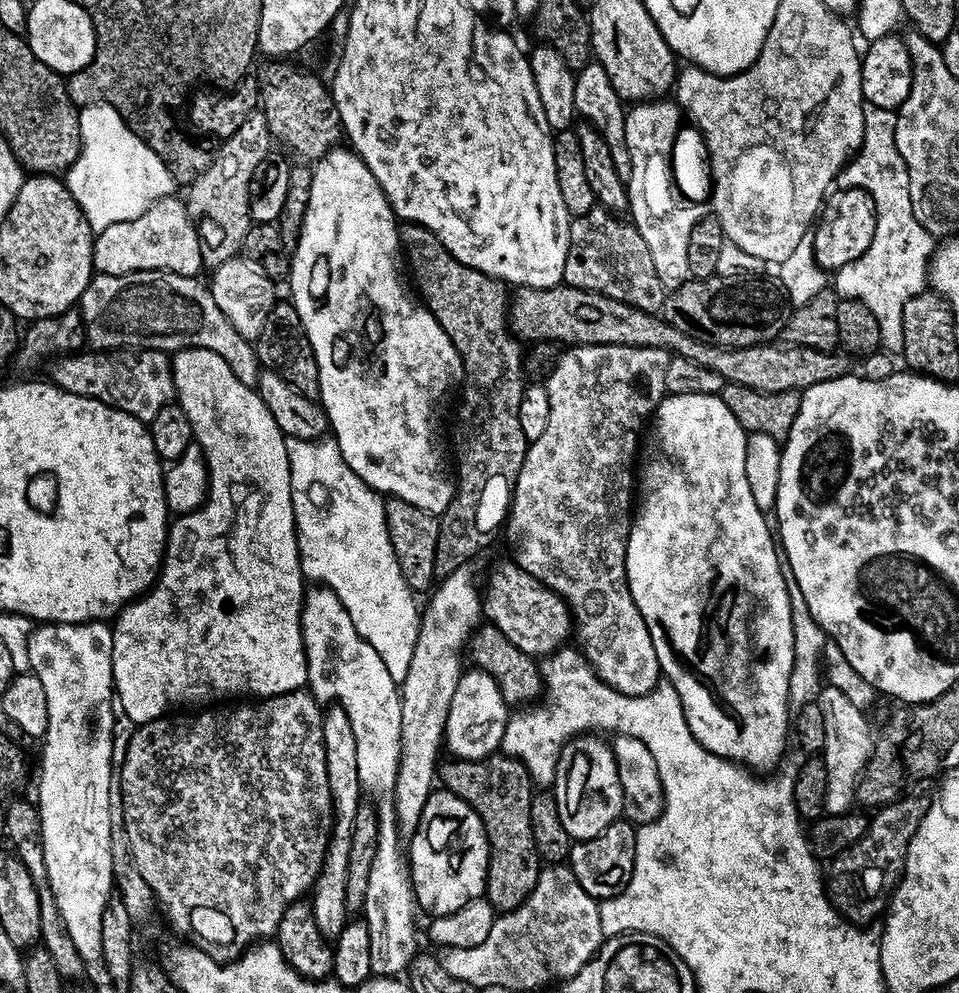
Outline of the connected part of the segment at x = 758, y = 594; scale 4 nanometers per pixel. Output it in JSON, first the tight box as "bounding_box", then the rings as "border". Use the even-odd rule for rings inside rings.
{"bounding_box":[626,392,794,774],"border":[[[687,392],[686,394],[665,395],[655,408],[654,415],[650,420],[650,426],[651,424],[652,429],[649,430],[648,437],[646,437],[646,435],[643,437],[642,451],[638,456],[638,507],[634,512],[632,526],[628,529],[628,545],[626,546],[626,578],[628,579],[628,589],[634,598],[634,606],[638,606],[638,610],[646,622],[646,630],[650,630],[650,636],[654,642],[654,650],[657,651],[663,679],[674,686],[674,690],[682,702],[682,710],[684,711],[686,722],[690,726],[690,734],[694,734],[694,738],[703,748],[710,750],[716,756],[720,756],[724,760],[731,760],[734,764],[747,766],[751,771],[757,774],[771,773],[773,769],[777,767],[775,764],[783,758],[784,747],[787,746],[788,740],[790,744],[790,705],[788,702],[788,695],[790,694],[790,676],[794,670],[792,593],[790,591],[789,581],[786,579],[785,569],[782,567],[782,556],[778,551],[778,544],[774,539],[774,532],[770,527],[769,517],[762,510],[758,510],[758,505],[755,504],[754,497],[750,494],[750,486],[746,483],[746,442],[748,441],[748,433],[745,432],[744,427],[738,422],[738,418],[734,418],[734,414],[730,414],[730,406],[726,406],[726,402],[719,394],[690,394]]]}

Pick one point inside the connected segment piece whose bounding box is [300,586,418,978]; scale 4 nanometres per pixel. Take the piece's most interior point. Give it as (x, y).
(343, 668)

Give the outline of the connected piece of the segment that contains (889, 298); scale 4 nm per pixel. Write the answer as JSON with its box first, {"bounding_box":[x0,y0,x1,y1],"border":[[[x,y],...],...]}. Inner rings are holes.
{"bounding_box":[834,103,934,354],"border":[[[865,103],[864,137],[859,150],[845,164],[843,175],[852,176],[851,187],[861,188],[873,199],[877,225],[869,249],[834,272],[834,291],[841,300],[861,300],[878,318],[880,343],[889,354],[903,353],[902,310],[910,298],[925,291],[934,251],[934,237],[914,218],[910,178],[896,145],[896,112]]]}

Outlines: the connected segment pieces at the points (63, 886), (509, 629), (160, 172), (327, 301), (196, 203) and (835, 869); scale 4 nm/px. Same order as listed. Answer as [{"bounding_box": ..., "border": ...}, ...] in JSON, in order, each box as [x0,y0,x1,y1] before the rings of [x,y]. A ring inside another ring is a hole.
[{"bounding_box":[28,622,114,962],"border":[[[104,622],[91,624],[45,624],[41,623],[32,632],[28,640],[28,664],[33,676],[42,682],[46,693],[46,714],[48,729],[42,738],[44,749],[40,752],[40,849],[44,852],[46,874],[50,882],[50,890],[54,890],[54,902],[58,902],[58,910],[62,914],[62,922],[66,926],[66,934],[70,934],[70,942],[74,942],[78,954],[82,954],[85,962],[101,959],[102,954],[102,912],[106,908],[108,896],[114,892],[111,870],[110,852],[110,780],[112,774],[112,723],[114,715],[114,685],[112,682],[112,628]]]},{"bounding_box":[482,562,574,658],"border":[[[515,562],[500,564],[489,574],[488,589],[485,587],[482,592],[482,612],[518,650],[533,658],[547,658],[559,652],[565,647],[567,640],[564,639],[567,636],[569,639],[574,632],[572,611],[567,602]]]},{"bounding_box":[66,104,177,233],"border":[[[85,104],[79,109],[81,124],[81,148],[77,160],[66,171],[66,183],[74,202],[82,210],[86,222],[93,233],[106,230],[106,226],[114,226],[116,222],[130,222],[130,218],[138,218],[138,214],[146,214],[154,202],[173,195],[177,191],[176,179],[170,174],[166,162],[146,146],[142,138],[130,130],[130,126],[109,104]]]},{"bounding_box":[290,146,462,514],"border":[[[337,146],[337,147],[335,147],[335,148],[333,148],[333,149],[332,149],[332,151],[331,151],[331,152],[328,152],[328,153],[326,153],[326,155],[324,155],[324,156],[323,156],[323,157],[322,157],[322,158],[321,158],[321,159],[320,159],[320,160],[318,160],[318,161],[315,161],[315,164],[314,164],[314,167],[313,167],[313,168],[312,168],[312,185],[311,185],[311,186],[310,186],[310,202],[309,202],[309,203],[308,203],[308,209],[307,209],[307,210],[306,210],[306,218],[305,218],[305,219],[304,219],[304,225],[303,225],[303,226],[302,226],[302,230],[301,230],[301,231],[300,231],[300,241],[299,241],[299,242],[298,242],[298,243],[296,243],[296,247],[295,247],[295,249],[294,249],[294,251],[293,251],[293,252],[292,252],[292,253],[291,253],[291,256],[290,256],[290,281],[291,281],[291,280],[292,280],[292,296],[290,296],[290,303],[292,303],[292,305],[294,305],[294,307],[296,307],[296,309],[297,309],[297,310],[298,310],[298,318],[302,318],[302,326],[303,326],[303,327],[304,327],[304,329],[305,329],[305,330],[306,330],[306,334],[307,334],[307,335],[308,335],[308,337],[309,337],[309,338],[310,338],[310,346],[311,346],[311,347],[312,347],[312,353],[313,353],[313,354],[314,354],[314,358],[315,358],[315,359],[316,359],[316,369],[317,369],[317,370],[318,370],[318,378],[319,378],[319,379],[320,379],[320,395],[319,395],[319,397],[318,397],[318,400],[319,400],[319,403],[320,403],[320,404],[321,404],[321,405],[322,405],[322,407],[323,407],[323,409],[324,409],[324,412],[325,412],[325,413],[326,413],[326,415],[327,415],[327,416],[328,416],[328,421],[329,421],[329,423],[330,423],[330,432],[331,432],[331,435],[332,435],[332,436],[333,436],[333,437],[334,437],[334,439],[335,439],[335,441],[336,441],[336,445],[338,445],[338,447],[339,447],[339,448],[340,448],[340,449],[341,449],[341,450],[342,450],[342,454],[343,454],[343,455],[344,455],[344,461],[345,461],[345,462],[347,462],[347,463],[348,463],[348,465],[349,465],[349,466],[350,466],[350,470],[354,470],[354,474],[358,474],[358,478],[362,478],[362,482],[363,482],[363,483],[364,483],[364,484],[367,484],[367,485],[368,485],[368,487],[369,487],[369,488],[373,488],[373,489],[374,489],[374,490],[375,490],[375,491],[376,491],[376,492],[379,492],[379,493],[381,493],[381,494],[383,494],[383,495],[384,495],[384,496],[385,496],[385,497],[388,497],[388,498],[391,498],[391,497],[393,497],[393,496],[397,496],[397,497],[398,497],[398,498],[402,498],[402,499],[403,499],[403,500],[405,500],[405,501],[406,501],[406,502],[410,502],[410,503],[411,503],[411,504],[413,504],[413,505],[414,505],[414,506],[418,506],[418,507],[419,507],[419,508],[421,508],[421,509],[422,509],[422,510],[426,510],[426,511],[427,511],[427,512],[430,512],[430,513],[433,513],[433,514],[443,514],[443,512],[444,512],[444,511],[446,511],[446,510],[447,510],[447,509],[448,509],[448,507],[449,507],[449,506],[450,506],[450,502],[451,502],[451,501],[452,501],[452,496],[453,496],[453,494],[454,494],[454,493],[455,493],[455,492],[456,492],[456,486],[455,486],[455,483],[454,483],[454,472],[453,472],[453,469],[452,469],[452,468],[451,468],[451,467],[450,467],[450,456],[449,456],[449,453],[448,453],[448,456],[447,456],[447,454],[446,454],[446,453],[444,453],[444,452],[443,452],[443,448],[444,448],[444,440],[443,440],[443,438],[442,438],[442,437],[440,437],[440,424],[439,424],[439,422],[438,422],[438,421],[436,421],[436,420],[432,420],[432,415],[434,415],[434,414],[435,414],[435,412],[436,412],[436,407],[438,407],[438,406],[439,406],[439,404],[440,404],[440,399],[442,399],[442,398],[443,398],[443,396],[444,396],[444,395],[446,395],[446,394],[447,394],[447,392],[448,392],[448,387],[450,387],[450,386],[451,386],[451,384],[452,384],[452,375],[454,375],[454,374],[455,374],[455,372],[456,372],[456,375],[457,375],[457,372],[458,372],[458,369],[459,369],[459,368],[460,368],[460,367],[461,367],[461,364],[462,364],[462,361],[461,361],[461,358],[460,358],[460,355],[459,355],[459,354],[458,354],[458,353],[456,353],[456,347],[455,347],[455,346],[454,346],[454,345],[452,345],[452,343],[451,343],[451,342],[450,342],[450,338],[449,338],[449,337],[448,337],[448,335],[447,335],[447,334],[446,334],[446,330],[442,330],[442,326],[438,326],[438,318],[434,318],[434,314],[433,314],[433,313],[432,313],[432,312],[431,312],[431,311],[430,311],[430,310],[429,310],[429,309],[428,309],[428,308],[427,308],[427,307],[426,307],[426,306],[425,306],[425,304],[423,304],[423,303],[422,303],[422,302],[421,302],[421,301],[420,301],[420,300],[419,300],[419,299],[418,299],[418,296],[417,296],[417,293],[416,293],[416,292],[415,292],[415,291],[413,291],[413,289],[412,289],[412,288],[411,288],[411,287],[410,287],[410,284],[409,284],[409,281],[408,281],[408,280],[407,280],[407,279],[406,279],[406,276],[405,276],[405,280],[406,280],[406,281],[404,281],[404,276],[403,276],[403,274],[402,274],[402,273],[400,273],[400,264],[401,264],[401,268],[402,268],[402,256],[401,256],[401,252],[402,252],[402,245],[401,245],[401,243],[400,243],[400,230],[399,230],[399,227],[398,227],[398,217],[397,217],[397,215],[396,215],[396,213],[395,213],[395,212],[393,212],[393,210],[392,210],[392,203],[391,203],[391,202],[389,202],[389,200],[388,200],[388,193],[386,193],[386,192],[384,192],[384,191],[383,191],[383,190],[382,190],[382,186],[381,186],[381,185],[380,185],[380,183],[379,183],[379,182],[378,182],[378,178],[374,178],[374,174],[373,174],[373,173],[372,173],[372,172],[371,172],[371,170],[369,170],[369,169],[368,169],[368,167],[367,167],[367,166],[366,166],[366,162],[365,162],[365,161],[364,161],[364,159],[362,159],[362,157],[360,157],[360,156],[357,156],[357,155],[356,155],[356,153],[355,153],[355,152],[353,152],[353,151],[351,151],[351,150],[349,150],[349,149],[348,149],[348,148],[347,148],[347,147],[344,147],[344,146]]]},{"bounding_box":[186,110,274,270],"border":[[[257,110],[250,113],[246,122],[242,122],[242,126],[238,126],[238,130],[234,130],[234,134],[227,137],[221,144],[224,145],[220,149],[218,147],[215,149],[210,166],[206,166],[206,170],[202,170],[202,174],[198,174],[198,178],[186,188],[188,217],[196,227],[196,233],[200,235],[202,262],[204,268],[208,270],[215,270],[218,266],[229,263],[241,255],[246,234],[254,223],[250,214],[250,182],[254,170],[258,170],[258,162],[262,162],[270,155],[271,148],[268,147],[273,147],[274,144],[263,111]]]},{"bounding_box":[827,795,930,926],"border":[[[901,795],[883,805],[875,813],[877,816],[873,815],[869,819],[864,837],[853,848],[832,857],[827,865],[828,898],[845,921],[857,926],[868,926],[876,915],[879,917],[887,909],[892,891],[904,874],[904,859],[908,853],[910,838],[914,838],[922,818],[930,807],[929,797],[927,800],[924,796],[908,795]]]}]

